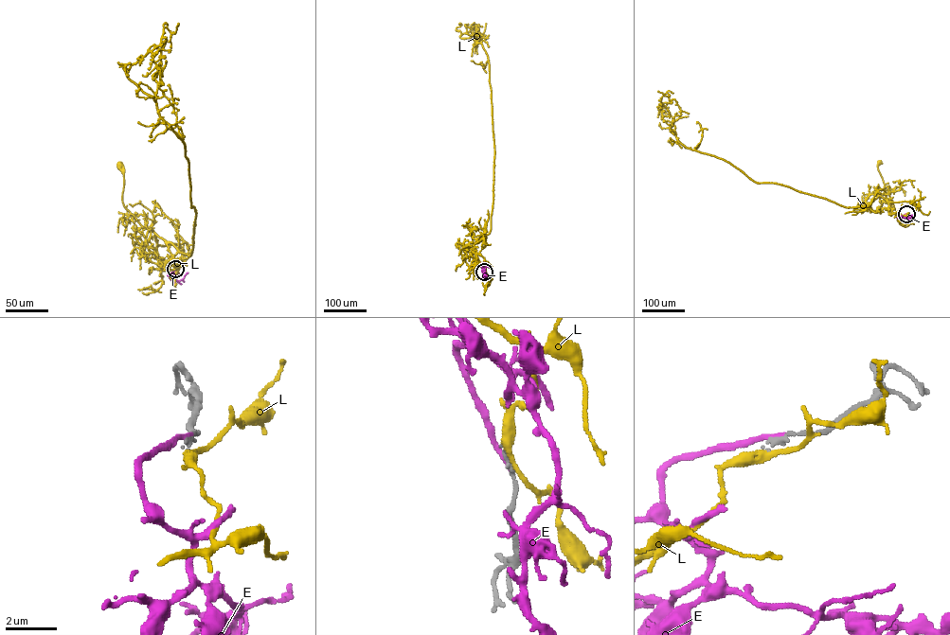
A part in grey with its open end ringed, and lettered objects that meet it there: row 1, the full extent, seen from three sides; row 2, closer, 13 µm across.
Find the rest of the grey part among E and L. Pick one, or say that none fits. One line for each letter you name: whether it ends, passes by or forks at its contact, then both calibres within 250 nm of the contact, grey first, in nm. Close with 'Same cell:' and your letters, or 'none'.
E: it ends there; 180 nm thick on the grey side, 190 nm on the other
Same cell: E

